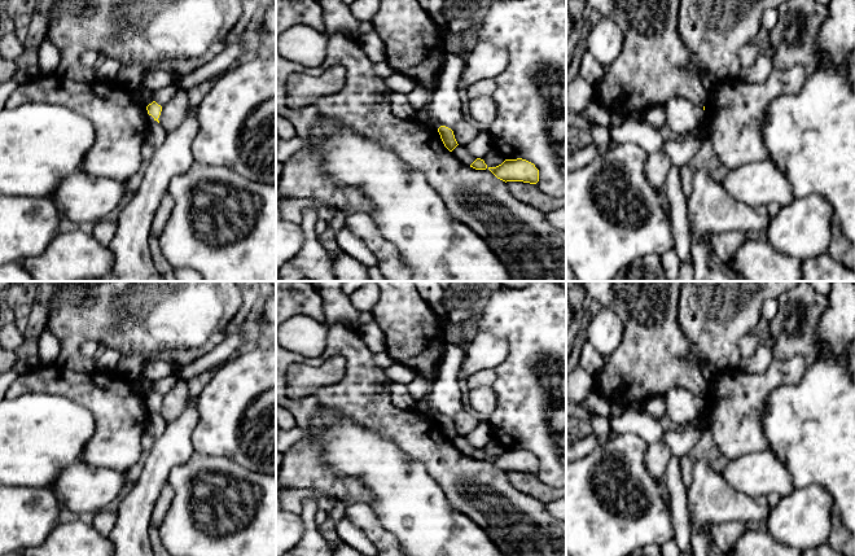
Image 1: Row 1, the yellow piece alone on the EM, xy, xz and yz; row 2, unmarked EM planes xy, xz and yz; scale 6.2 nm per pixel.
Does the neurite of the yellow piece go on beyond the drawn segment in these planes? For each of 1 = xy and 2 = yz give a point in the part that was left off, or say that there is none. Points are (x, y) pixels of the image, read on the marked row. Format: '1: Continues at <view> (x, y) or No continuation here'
1: No continuation here
2: No continuation here

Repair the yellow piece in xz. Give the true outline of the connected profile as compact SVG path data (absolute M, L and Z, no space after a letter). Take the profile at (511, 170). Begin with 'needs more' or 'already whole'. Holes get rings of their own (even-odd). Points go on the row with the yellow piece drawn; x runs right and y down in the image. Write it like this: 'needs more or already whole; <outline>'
already whole; M517 158L505 159L496 167L488 167L488 170L503 181L523 181L536 184L539 181L539 170L534 163Z

